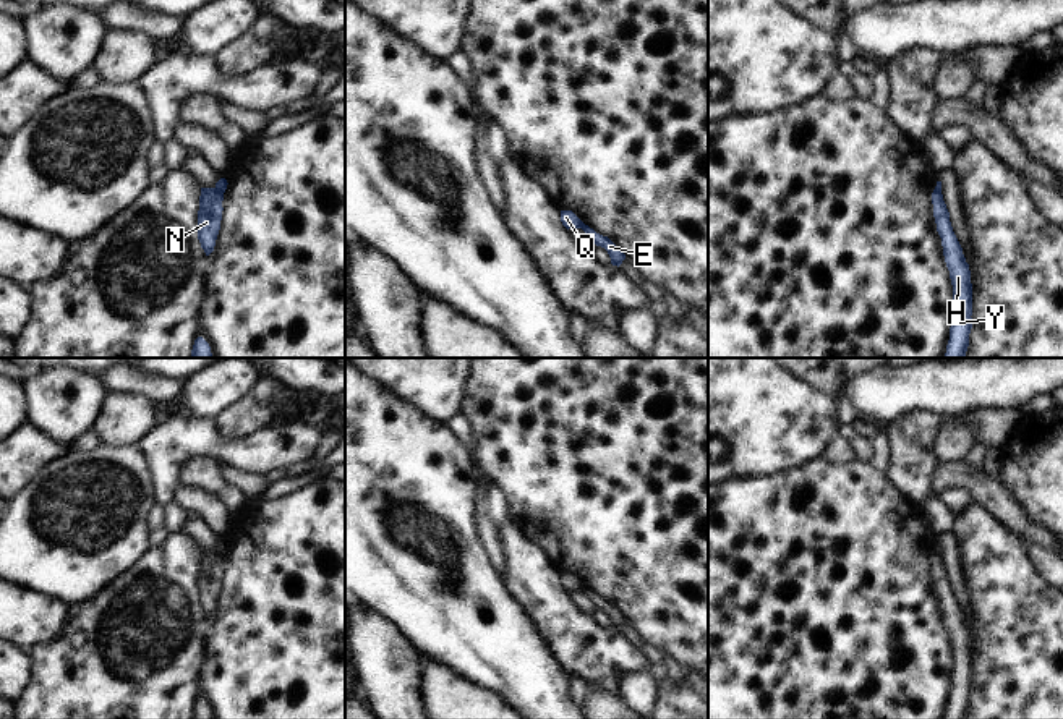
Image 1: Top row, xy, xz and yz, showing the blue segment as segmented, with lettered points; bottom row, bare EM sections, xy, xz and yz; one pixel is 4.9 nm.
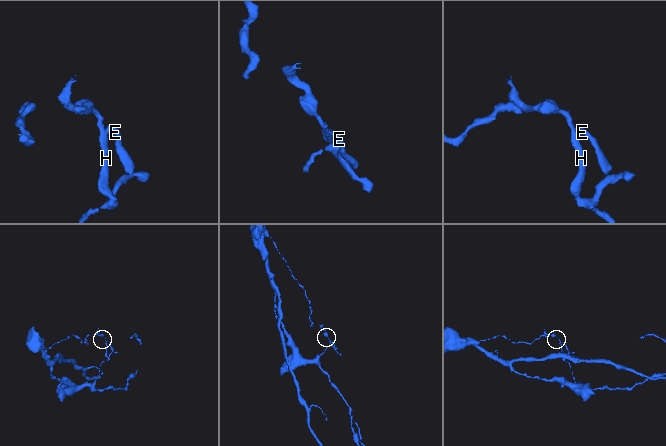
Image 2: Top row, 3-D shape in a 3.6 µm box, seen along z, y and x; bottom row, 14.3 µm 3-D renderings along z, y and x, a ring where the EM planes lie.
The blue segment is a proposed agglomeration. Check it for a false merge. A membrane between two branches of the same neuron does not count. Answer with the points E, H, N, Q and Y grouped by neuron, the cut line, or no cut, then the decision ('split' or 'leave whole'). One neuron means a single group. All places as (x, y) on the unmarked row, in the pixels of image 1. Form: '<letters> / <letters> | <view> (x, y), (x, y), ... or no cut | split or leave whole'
E / H N Q Y | xz (582, 585), (579, 590) | split

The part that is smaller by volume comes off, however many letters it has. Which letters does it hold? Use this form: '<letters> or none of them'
E

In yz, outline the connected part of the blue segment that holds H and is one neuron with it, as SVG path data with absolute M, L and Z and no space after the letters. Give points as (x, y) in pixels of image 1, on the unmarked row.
M932 555L933 580L953 648L953 682L945 719L966 719L972 691L972 646L963 611L953 594L943 557Z

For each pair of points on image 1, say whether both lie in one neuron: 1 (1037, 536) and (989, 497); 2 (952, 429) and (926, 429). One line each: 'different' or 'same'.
1: same
2: different

